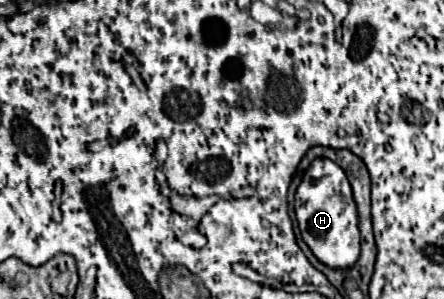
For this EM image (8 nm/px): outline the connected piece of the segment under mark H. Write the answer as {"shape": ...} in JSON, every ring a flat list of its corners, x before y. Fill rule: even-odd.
{"shape":[[314,158,294,196,294,210,302,238,314,256,330,268,350,268,358,260,360,252,358,210,352,194,348,194,344,188,350,188,350,184,342,168,328,158]]}

